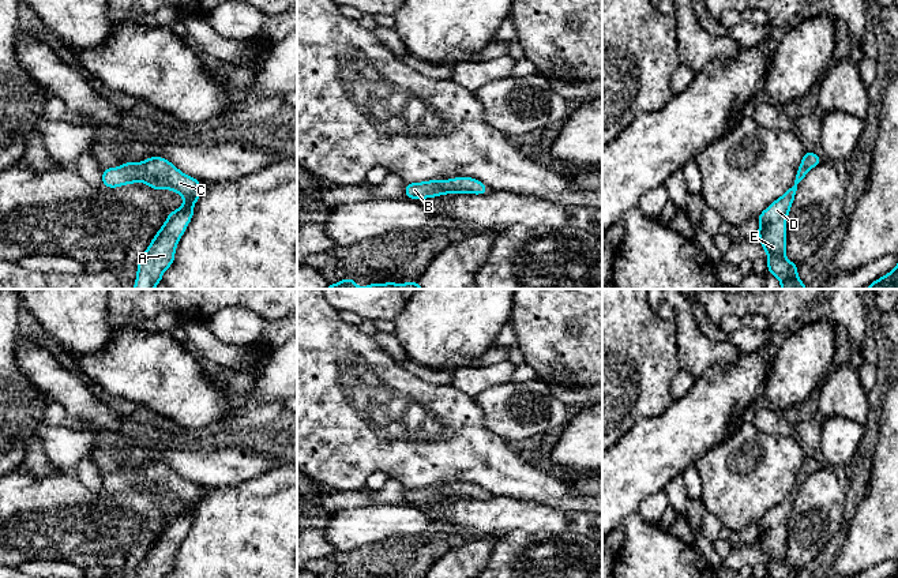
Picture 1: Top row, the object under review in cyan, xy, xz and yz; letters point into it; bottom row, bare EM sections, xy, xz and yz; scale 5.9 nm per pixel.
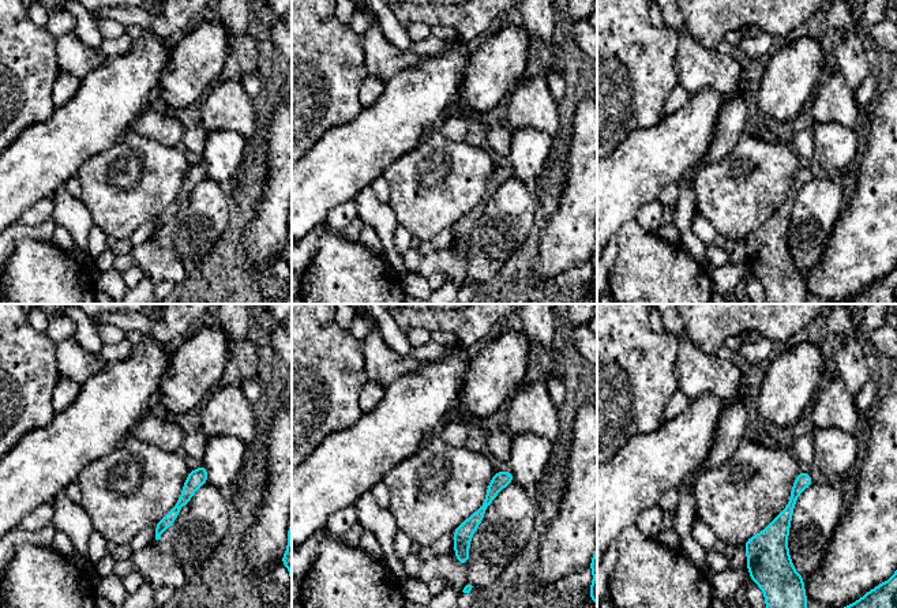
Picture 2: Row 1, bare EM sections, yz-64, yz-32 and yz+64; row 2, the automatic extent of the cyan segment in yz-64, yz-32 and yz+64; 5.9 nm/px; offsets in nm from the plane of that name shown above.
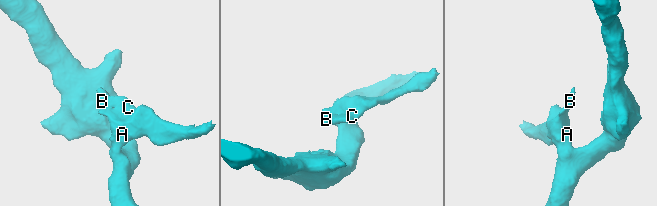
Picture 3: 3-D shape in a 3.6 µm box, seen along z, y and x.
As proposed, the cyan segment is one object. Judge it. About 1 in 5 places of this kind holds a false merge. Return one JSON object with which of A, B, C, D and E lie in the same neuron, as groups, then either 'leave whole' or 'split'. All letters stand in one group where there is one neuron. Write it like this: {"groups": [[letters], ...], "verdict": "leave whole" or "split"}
{"groups": [["A", "B", "C", "D", "E"]], "verdict": "leave whole"}

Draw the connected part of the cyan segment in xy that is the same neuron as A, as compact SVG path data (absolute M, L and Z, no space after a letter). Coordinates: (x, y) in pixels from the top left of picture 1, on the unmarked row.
M150 462L138 469L124 468L119 473L102 476L102 489L108 493L140 485L153 495L172 495L185 504L180 514L168 521L143 562L136 567L138 578L164 578L173 570L176 551L192 525L193 510L202 500L200 487L184 480L161 462Z

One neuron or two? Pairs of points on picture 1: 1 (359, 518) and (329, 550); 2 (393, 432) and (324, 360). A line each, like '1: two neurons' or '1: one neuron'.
1: two neurons
2: one neuron

